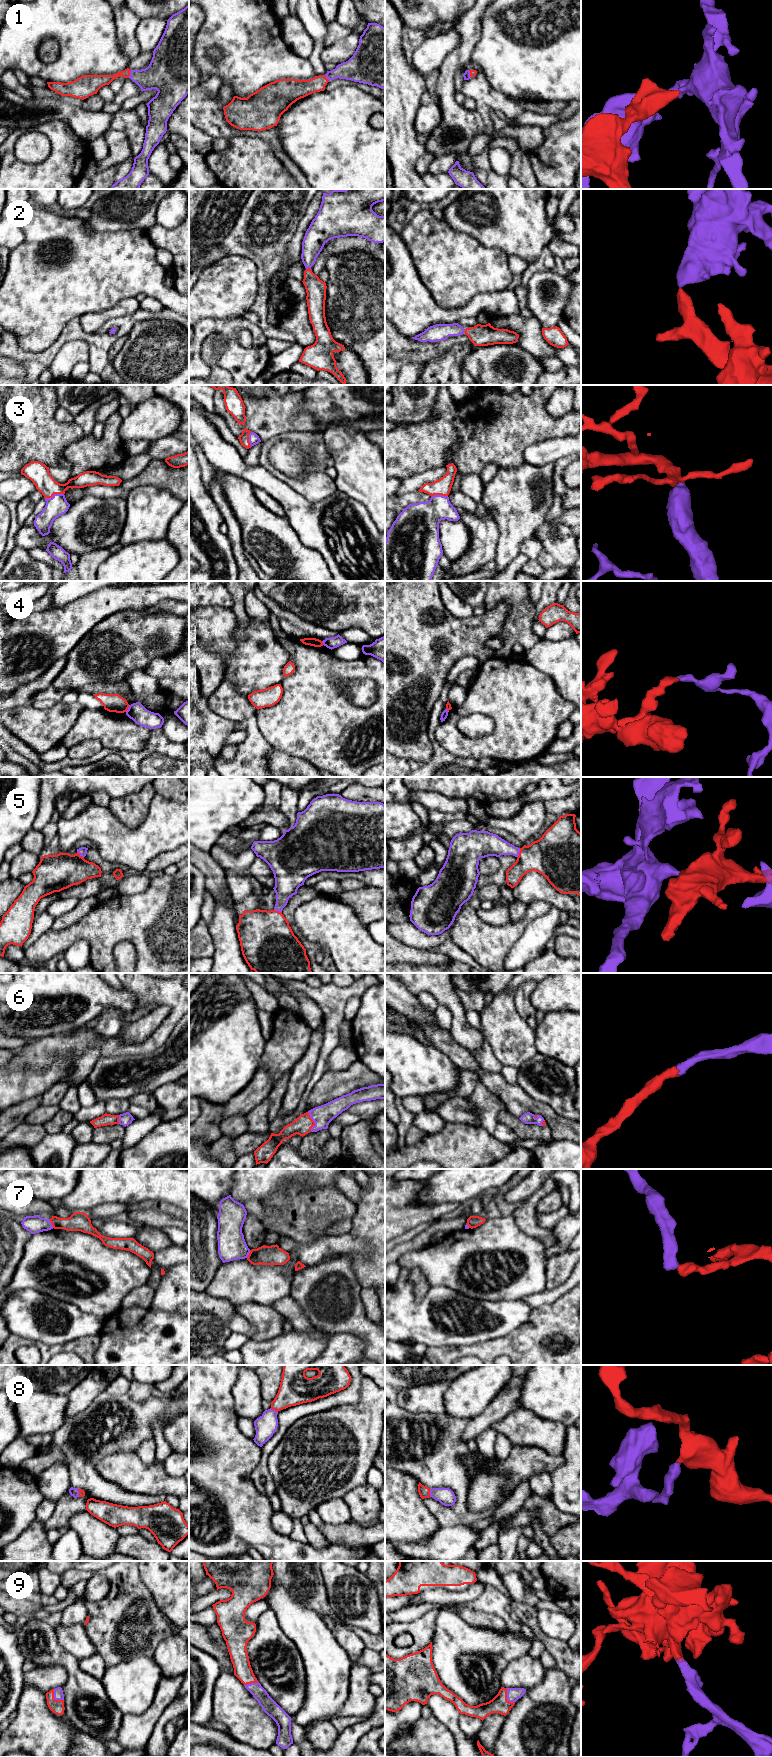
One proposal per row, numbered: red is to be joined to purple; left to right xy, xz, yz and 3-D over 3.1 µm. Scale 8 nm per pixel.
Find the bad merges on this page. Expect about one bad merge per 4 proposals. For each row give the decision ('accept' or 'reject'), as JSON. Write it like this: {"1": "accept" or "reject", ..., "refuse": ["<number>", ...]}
{"1": "accept", "2": "accept", "3": "accept", "4": "reject", "5": "accept", "6": "accept", "7": "reject", "8": "accept", "9": "accept", "refuse": ["4", "7"]}

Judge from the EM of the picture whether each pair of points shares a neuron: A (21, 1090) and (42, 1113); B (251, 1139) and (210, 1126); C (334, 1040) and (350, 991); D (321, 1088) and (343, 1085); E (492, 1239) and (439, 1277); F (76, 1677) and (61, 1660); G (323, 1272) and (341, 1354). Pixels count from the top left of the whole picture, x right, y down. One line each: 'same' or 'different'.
A: different
B: different
C: same
D: same
E: same
F: same
G: different

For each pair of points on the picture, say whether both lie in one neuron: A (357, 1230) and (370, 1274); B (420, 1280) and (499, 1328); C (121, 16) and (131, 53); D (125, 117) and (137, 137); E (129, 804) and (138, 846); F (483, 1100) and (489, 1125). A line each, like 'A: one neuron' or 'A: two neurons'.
A: one neuron
B: two neurons
C: one neuron
D: one neuron
E: two neurons
F: one neuron

